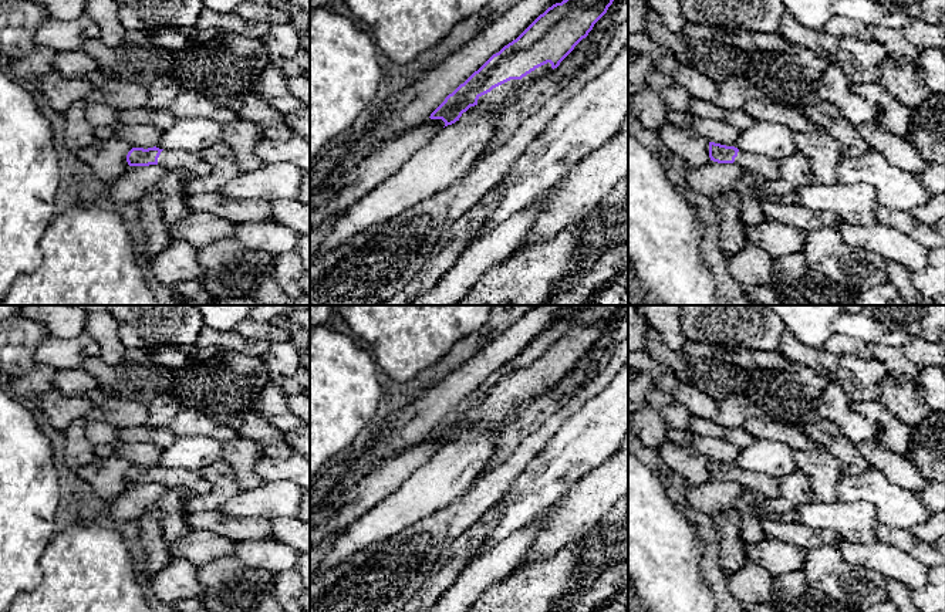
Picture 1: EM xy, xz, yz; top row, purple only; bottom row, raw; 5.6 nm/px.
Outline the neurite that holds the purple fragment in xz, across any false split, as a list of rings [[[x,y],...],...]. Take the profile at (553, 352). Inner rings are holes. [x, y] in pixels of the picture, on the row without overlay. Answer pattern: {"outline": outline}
{"outline": [[[590,305],[556,321],[540,332],[516,358],[493,372],[477,389],[460,402],[431,432],[431,437],[442,437],[445,444],[459,439],[470,425],[483,429],[497,427],[517,406],[529,406],[543,396],[588,354],[594,342],[607,331],[622,305]]]}

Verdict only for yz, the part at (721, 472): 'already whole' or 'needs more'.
needs more

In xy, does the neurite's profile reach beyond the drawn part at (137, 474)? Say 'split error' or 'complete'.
split error

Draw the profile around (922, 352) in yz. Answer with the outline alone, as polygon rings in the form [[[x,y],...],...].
[[[911,338],[902,346],[907,358],[918,368],[942,366],[945,368],[945,344],[931,342],[922,338]]]

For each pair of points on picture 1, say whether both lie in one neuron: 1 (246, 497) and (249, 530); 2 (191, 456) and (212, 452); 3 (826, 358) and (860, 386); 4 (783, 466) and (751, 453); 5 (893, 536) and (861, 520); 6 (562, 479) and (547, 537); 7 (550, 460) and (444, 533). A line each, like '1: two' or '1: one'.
1: two
2: one
3: two
4: one
5: two
6: two
7: two

